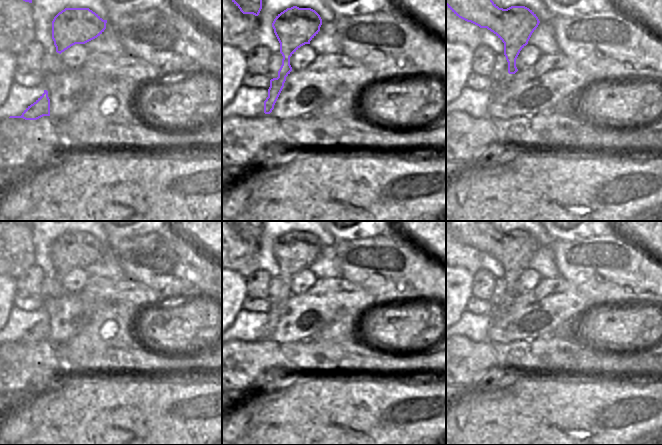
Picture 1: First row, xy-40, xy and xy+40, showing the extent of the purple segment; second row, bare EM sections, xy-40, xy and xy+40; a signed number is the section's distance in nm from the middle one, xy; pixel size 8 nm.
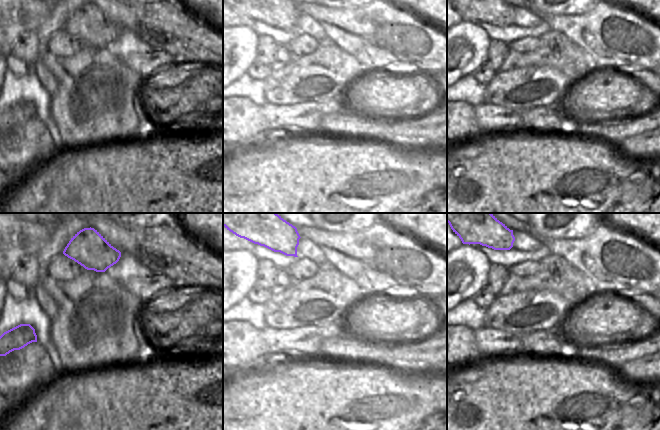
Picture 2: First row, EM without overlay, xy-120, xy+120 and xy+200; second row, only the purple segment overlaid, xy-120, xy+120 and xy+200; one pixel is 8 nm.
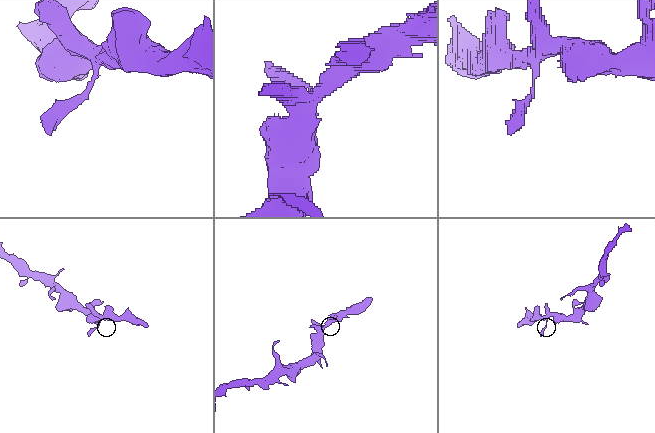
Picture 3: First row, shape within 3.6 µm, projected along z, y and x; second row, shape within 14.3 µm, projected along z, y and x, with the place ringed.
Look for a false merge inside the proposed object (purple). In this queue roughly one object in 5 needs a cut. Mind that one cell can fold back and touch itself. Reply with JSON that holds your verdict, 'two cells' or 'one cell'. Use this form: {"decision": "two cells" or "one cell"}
{"decision": "one cell"}

